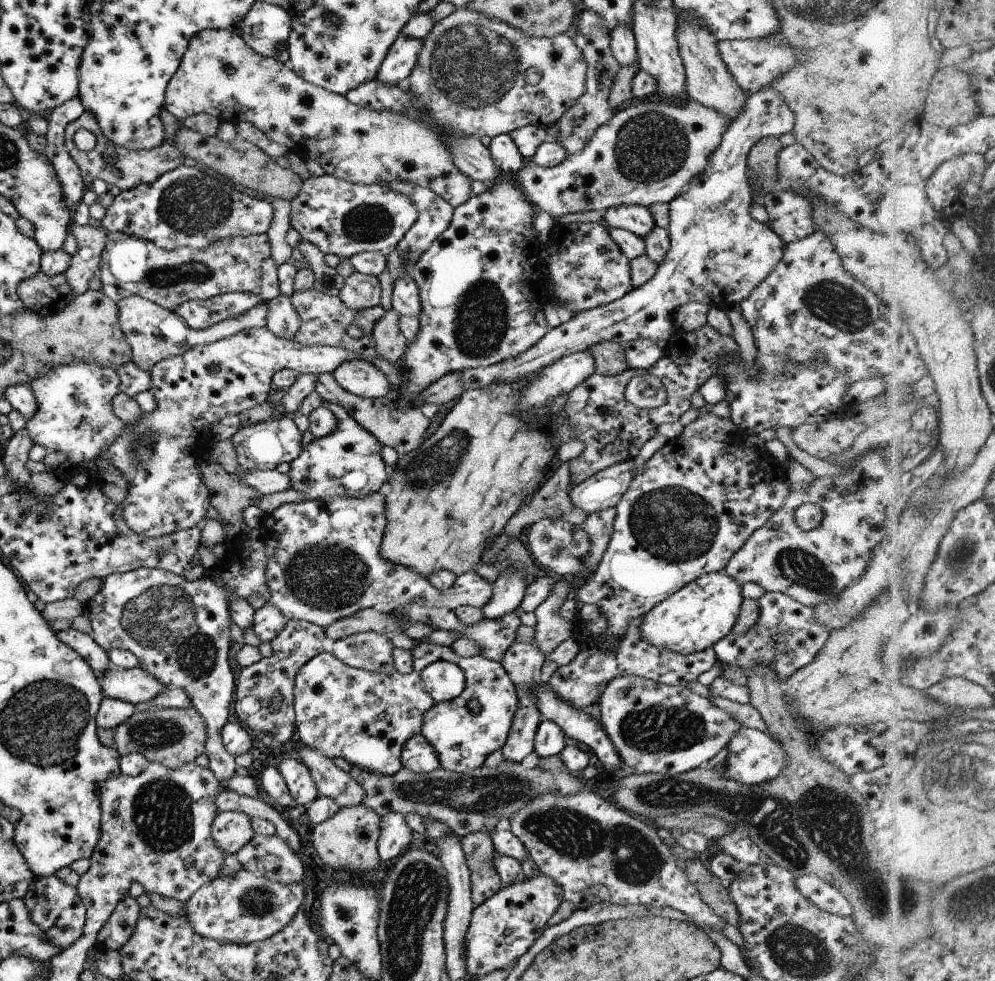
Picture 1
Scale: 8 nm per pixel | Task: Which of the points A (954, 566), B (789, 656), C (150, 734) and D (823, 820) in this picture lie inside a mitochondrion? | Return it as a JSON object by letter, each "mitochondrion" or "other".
{"A":"mitochondrion","B":"other","C":"mitochondrion","D":"mitochondrion"}

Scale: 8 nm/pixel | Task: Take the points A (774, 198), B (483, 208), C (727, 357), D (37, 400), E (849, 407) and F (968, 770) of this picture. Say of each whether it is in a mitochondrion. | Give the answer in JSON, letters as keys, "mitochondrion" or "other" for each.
{"A":"other","B":"other","C":"other","D":"other","E":"other","F":"mitochondrion"}

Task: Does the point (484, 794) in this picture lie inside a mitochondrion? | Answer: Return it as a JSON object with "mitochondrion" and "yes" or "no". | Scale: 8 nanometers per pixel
{"mitochondrion":"yes"}

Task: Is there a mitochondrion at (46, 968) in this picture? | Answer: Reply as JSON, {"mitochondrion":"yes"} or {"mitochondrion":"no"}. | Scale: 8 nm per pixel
{"mitochondrion":"no"}

